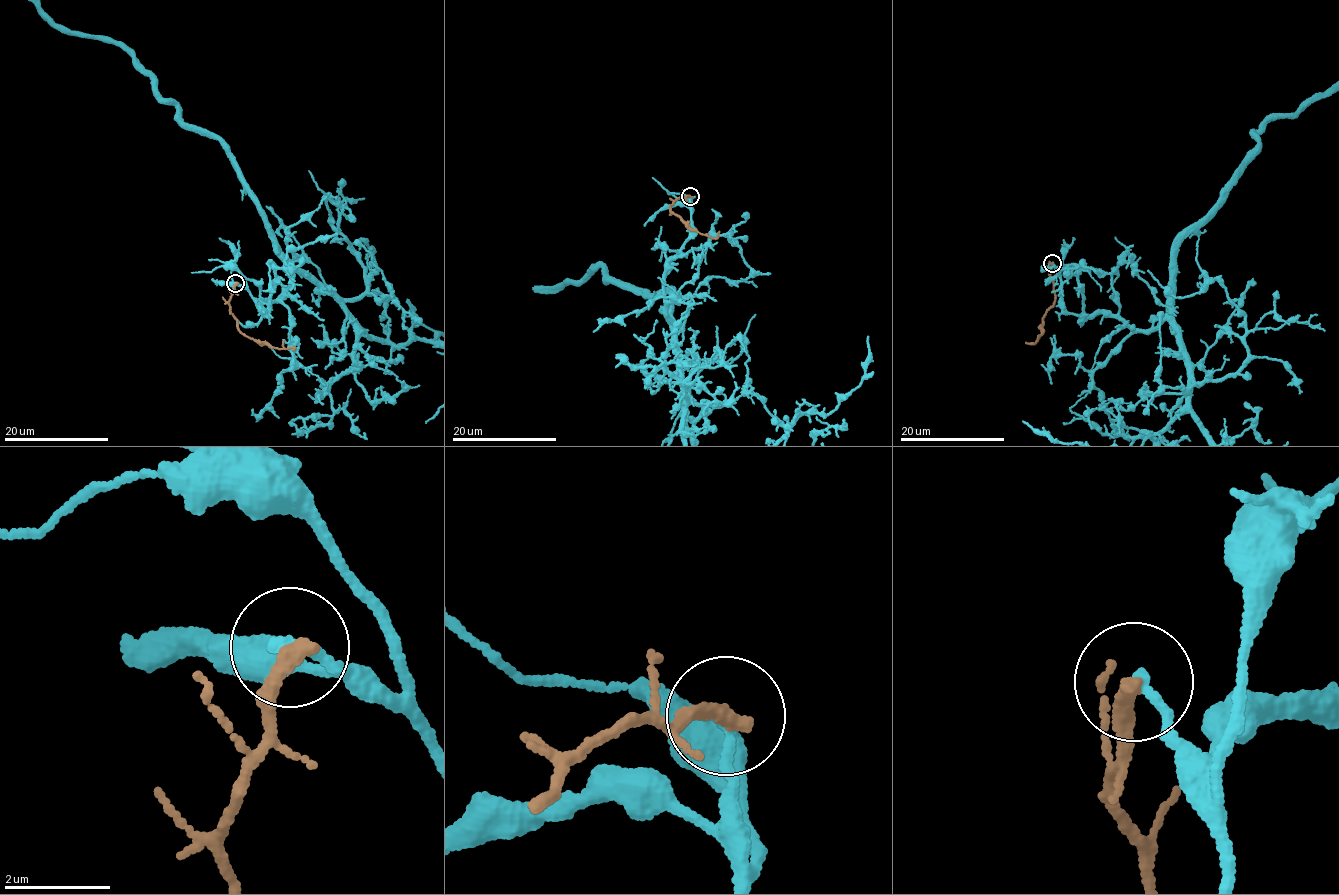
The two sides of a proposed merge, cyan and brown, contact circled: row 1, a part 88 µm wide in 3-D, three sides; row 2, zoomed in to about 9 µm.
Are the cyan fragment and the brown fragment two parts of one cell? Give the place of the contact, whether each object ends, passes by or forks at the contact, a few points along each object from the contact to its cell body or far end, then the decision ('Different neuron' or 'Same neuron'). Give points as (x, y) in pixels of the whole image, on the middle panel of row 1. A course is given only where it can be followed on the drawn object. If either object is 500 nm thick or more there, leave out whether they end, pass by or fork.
Place: (690, 196). At the ring cyan ends. At the ring brown ends. Course of brown: (690, 196), (681, 197), (669, 206), (670, 215), (687, 222), (692, 230), (716, 238), (719, 231). Different neuron

